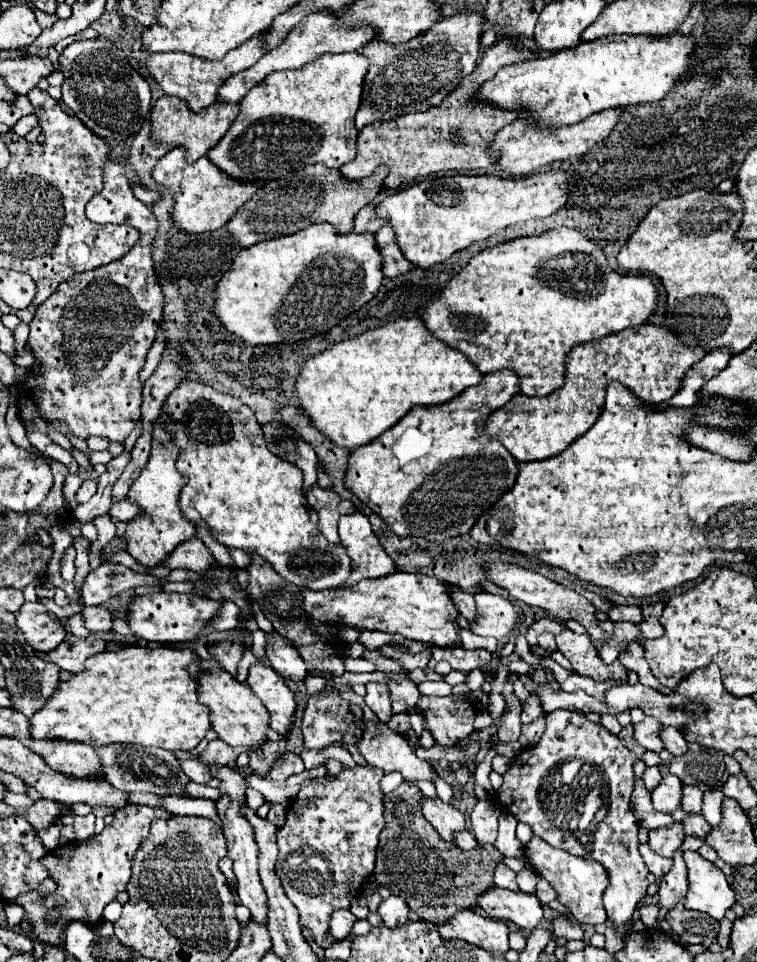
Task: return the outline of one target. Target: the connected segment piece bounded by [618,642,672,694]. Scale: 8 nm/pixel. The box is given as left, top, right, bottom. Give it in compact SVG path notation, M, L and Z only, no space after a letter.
M632 642L632 644L624 650L624 654L620 654L618 660L620 660L628 670L636 672L642 684L648 684L648 686L652 686L654 690L658 690L658 692L662 692L662 694L670 694L670 692L672 692L670 688L662 686L662 684L654 678L648 662L646 662L646 658L644 658L644 648L642 648L640 642Z

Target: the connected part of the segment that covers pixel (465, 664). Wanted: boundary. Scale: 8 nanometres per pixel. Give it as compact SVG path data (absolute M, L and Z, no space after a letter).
M432 648L434 660L446 660L454 670L476 670L484 664L480 658L480 650L466 650L466 648Z

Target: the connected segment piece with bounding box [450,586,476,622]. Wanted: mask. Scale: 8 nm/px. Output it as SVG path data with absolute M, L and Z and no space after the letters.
M452 586L450 588L450 592L452 592L452 598L456 600L454 604L458 606L458 610L460 610L460 614L468 620L468 622L472 622L474 618L476 618L476 604L474 604L474 598L472 598L472 594L470 592L466 592L466 590L460 590L458 586Z

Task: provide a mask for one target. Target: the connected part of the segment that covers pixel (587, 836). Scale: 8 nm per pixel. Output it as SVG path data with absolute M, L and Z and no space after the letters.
M554 710L552 714L546 716L546 730L544 730L542 738L538 740L538 744L532 746L532 748L528 748L528 750L524 750L524 752L512 762L512 766L508 768L508 772L502 774L502 786L500 786L500 790L494 794L494 798L496 798L496 802L498 802L500 806L506 806L506 810L510 810L510 814L512 814L518 822L528 824L528 826L534 830L534 834L540 836L540 838L544 838L550 846L562 848L562 850L566 850L566 852L570 852L570 854L574 854L574 856L588 856L588 858L600 862L600 864L608 870L610 884L608 884L608 888L606 888L606 892L604 892L604 908L606 908L608 920L614 924L614 930L616 930L616 934L618 934L620 938L624 938L624 936L630 932L632 914L634 914L634 910L636 910L636 904L638 904L638 900L644 896L644 892L646 892L646 888L648 888L648 880L646 880L648 868L644 866L644 860L642 860L642 856L640 856L640 852L638 852L638 846L640 846L640 844L638 844L638 822L636 822L636 818L634 818L634 814L632 814L632 810L630 810L630 796L632 796L632 790L634 790L634 772L632 772L632 766L634 766L636 760L640 760L640 758L638 758L636 754L632 754L632 750L628 750L628 748L620 742L620 738L614 736L614 734L610 734L602 724L586 720L584 714L572 714L572 712L568 712L568 710Z

